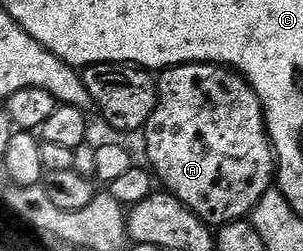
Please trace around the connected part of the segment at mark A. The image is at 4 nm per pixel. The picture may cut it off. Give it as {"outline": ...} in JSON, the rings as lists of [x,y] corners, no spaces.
{"outline":[[[183,63],[181,67],[167,68],[161,75],[164,76],[159,76],[158,79],[156,108],[142,132],[144,147],[148,150],[149,161],[147,160],[147,162],[150,164],[155,178],[159,182],[160,179],[164,182],[163,190],[167,194],[182,201],[182,205],[189,207],[202,222],[207,223],[213,229],[222,228],[227,223],[233,223],[239,219],[248,219],[252,210],[258,205],[258,201],[262,201],[264,194],[273,190],[274,180],[278,175],[276,152],[272,149],[272,139],[268,135],[268,126],[264,120],[264,107],[260,103],[258,93],[254,93],[252,86],[238,72],[233,71],[231,67],[222,67],[218,63]]]}

